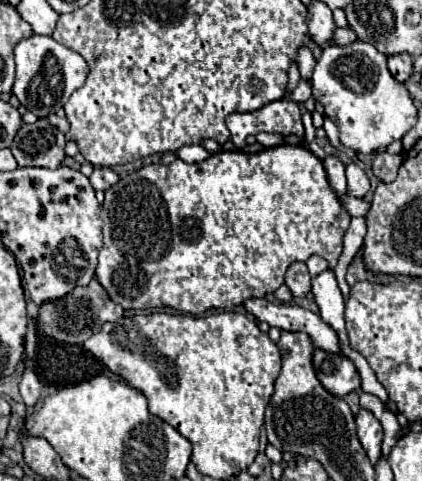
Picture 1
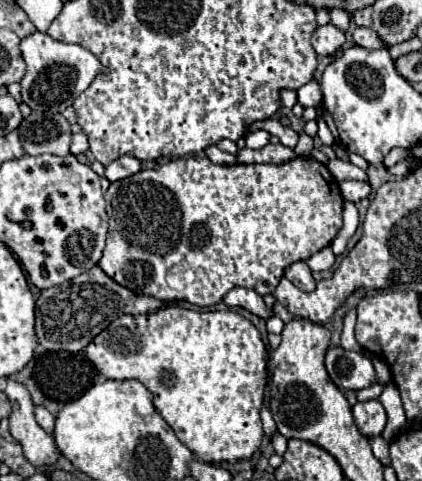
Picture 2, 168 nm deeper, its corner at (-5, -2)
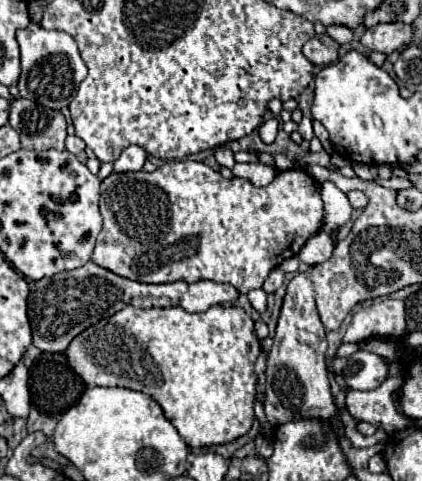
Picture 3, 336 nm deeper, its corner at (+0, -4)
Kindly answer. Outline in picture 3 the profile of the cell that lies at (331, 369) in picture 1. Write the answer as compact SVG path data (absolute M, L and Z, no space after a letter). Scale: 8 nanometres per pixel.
M358 351L350 357L332 357L330 373L340 375L352 389L370 391L386 381L388 363L374 353Z

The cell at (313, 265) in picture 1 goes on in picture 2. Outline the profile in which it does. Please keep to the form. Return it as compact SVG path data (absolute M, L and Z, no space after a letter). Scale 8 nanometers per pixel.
M325 247L307 259L307 265L311 267L311 271L329 271L333 263L335 263L335 255L331 247Z

